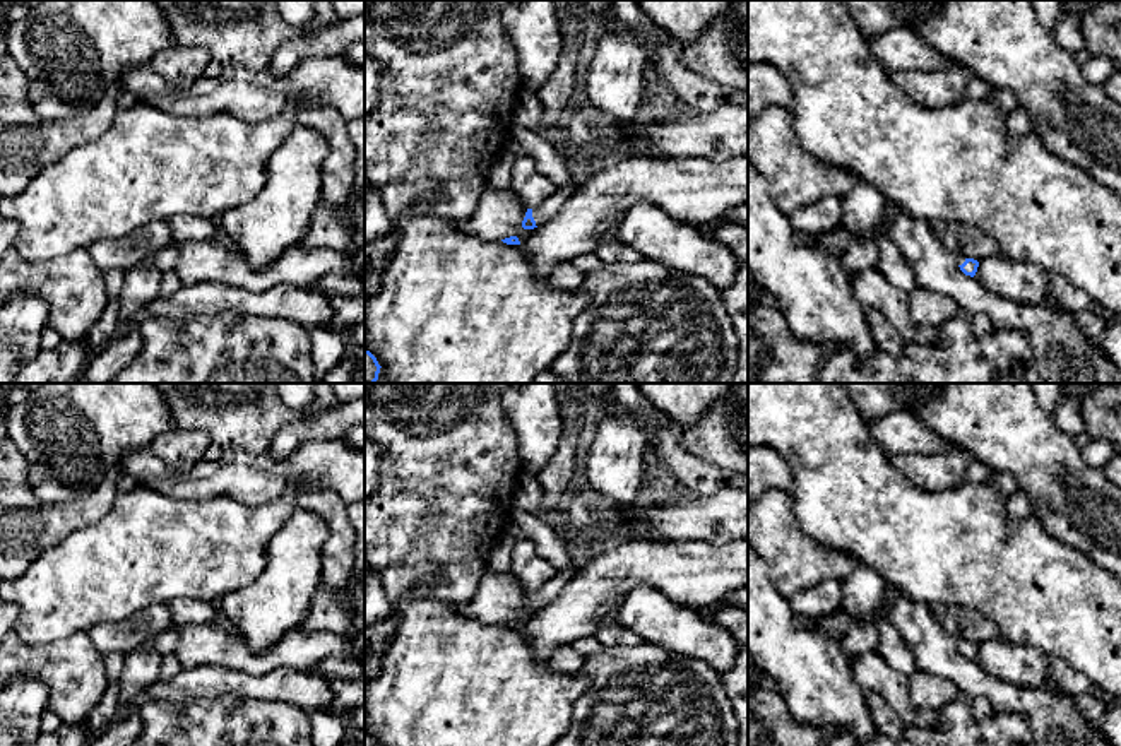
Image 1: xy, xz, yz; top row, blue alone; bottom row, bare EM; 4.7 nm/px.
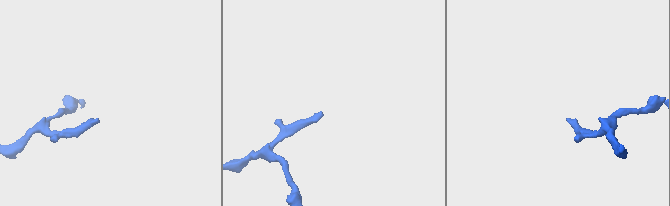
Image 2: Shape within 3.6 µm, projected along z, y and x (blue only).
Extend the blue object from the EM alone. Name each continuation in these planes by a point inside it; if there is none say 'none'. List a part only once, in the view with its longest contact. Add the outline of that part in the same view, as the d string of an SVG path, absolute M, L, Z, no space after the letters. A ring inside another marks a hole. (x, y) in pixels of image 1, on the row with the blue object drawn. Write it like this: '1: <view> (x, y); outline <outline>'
1: xz (548, 209); outline M570 181L566 186L556 190L546 202L532 209L532 217L536 226L553 219L560 207L570 198L570 195L578 188L578 181Z

